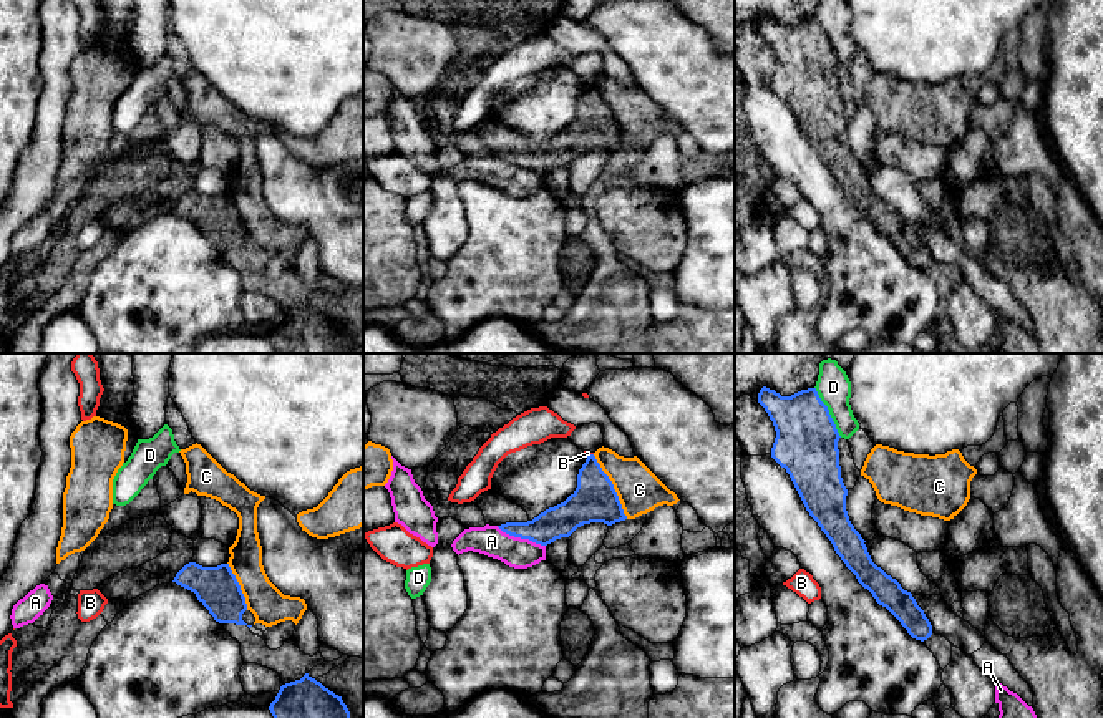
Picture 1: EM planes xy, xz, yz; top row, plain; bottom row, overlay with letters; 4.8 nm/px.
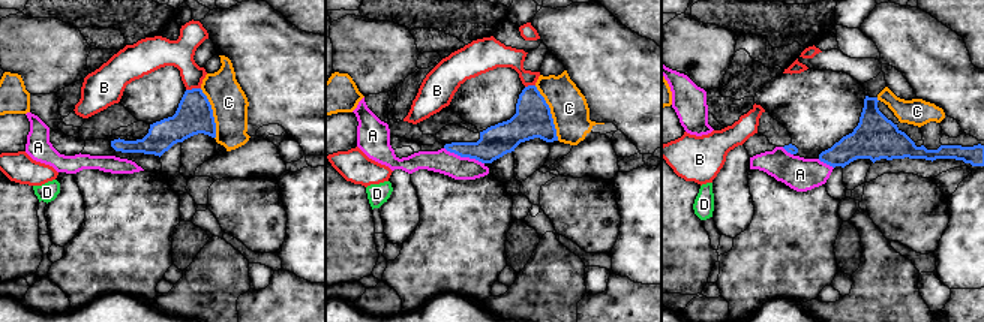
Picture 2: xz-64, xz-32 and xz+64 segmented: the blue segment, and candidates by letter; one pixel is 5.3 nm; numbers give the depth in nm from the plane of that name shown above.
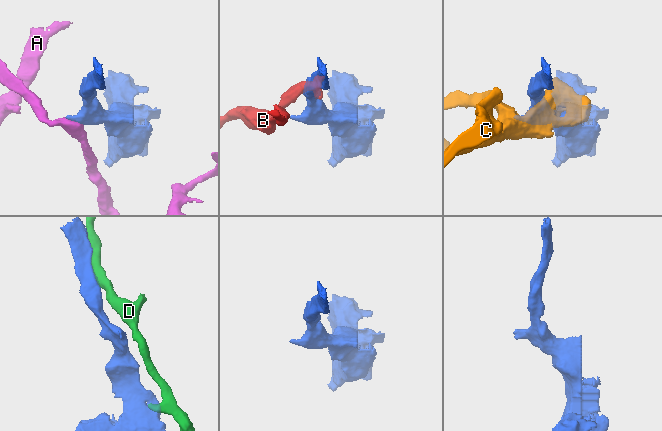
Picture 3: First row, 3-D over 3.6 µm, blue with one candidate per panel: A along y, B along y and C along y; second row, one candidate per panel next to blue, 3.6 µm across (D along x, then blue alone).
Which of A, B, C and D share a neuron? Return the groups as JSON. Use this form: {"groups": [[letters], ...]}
{"groups": [["A"], ["B"], ["C"], ["D"]]}

